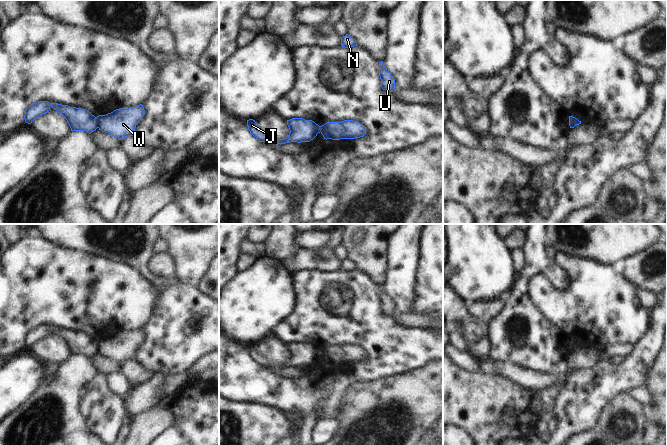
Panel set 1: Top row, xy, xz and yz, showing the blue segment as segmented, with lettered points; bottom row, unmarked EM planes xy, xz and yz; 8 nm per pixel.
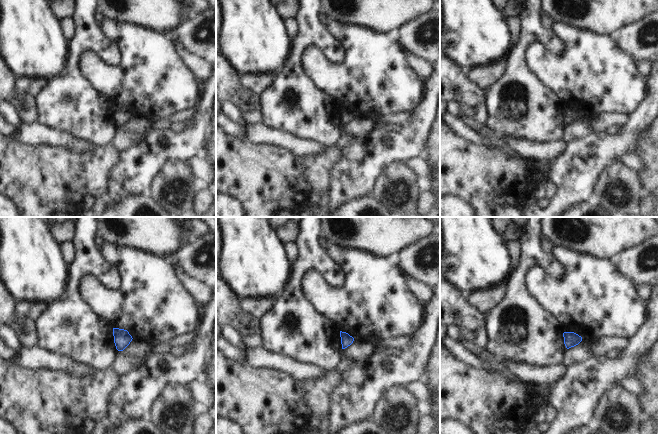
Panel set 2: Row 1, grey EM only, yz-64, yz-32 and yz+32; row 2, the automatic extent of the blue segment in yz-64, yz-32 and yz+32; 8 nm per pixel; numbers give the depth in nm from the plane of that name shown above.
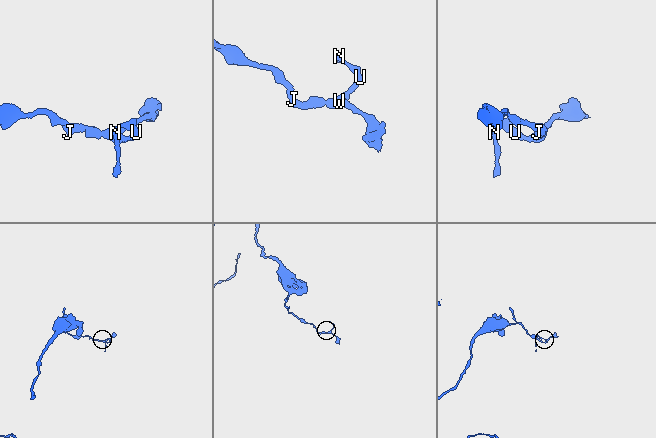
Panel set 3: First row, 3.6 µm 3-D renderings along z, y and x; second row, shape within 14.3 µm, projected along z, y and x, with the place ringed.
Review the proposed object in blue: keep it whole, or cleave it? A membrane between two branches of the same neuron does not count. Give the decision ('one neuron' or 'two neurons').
two neurons

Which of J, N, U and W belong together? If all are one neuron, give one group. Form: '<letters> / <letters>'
J / N U W

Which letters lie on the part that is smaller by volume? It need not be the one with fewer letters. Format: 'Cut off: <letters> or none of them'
Cut off: N, U, W.

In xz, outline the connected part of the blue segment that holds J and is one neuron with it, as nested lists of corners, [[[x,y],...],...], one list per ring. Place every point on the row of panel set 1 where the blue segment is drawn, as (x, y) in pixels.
[[[292,118],[287,120],[287,125],[290,130],[289,135],[284,139],[277,139],[260,130],[255,120],[247,120],[248,130],[260,142],[280,145],[290,142],[310,142],[321,132],[321,126],[312,120],[305,120],[303,118]]]

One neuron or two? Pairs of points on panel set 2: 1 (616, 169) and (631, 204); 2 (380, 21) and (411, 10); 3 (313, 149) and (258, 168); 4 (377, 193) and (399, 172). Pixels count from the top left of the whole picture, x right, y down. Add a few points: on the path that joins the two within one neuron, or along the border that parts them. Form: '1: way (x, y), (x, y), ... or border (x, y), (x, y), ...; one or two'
1: way (616, 178), (622, 195); one
2: way (388, 13), (391, 10), (403, 10); one
3: border (276, 145), (300, 155), (316, 155), (321, 153); two
4: way (382, 189), (394, 177); one

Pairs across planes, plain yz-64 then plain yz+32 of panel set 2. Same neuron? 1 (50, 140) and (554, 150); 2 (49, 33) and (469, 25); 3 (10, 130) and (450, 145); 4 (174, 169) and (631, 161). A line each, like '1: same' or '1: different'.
1: same
2: same
3: different
4: different

